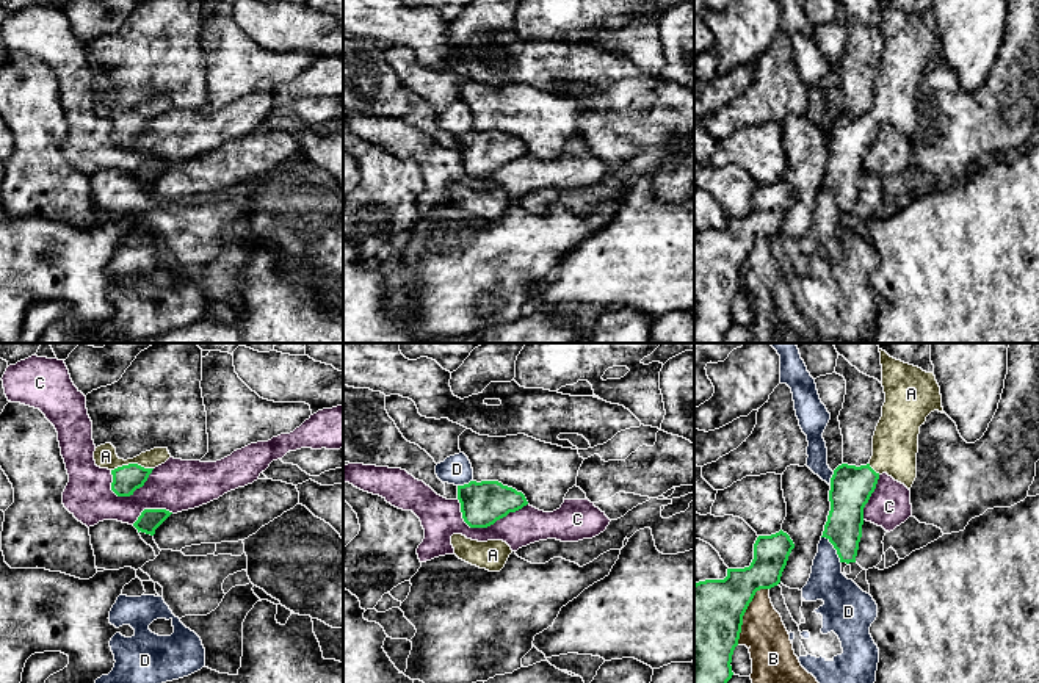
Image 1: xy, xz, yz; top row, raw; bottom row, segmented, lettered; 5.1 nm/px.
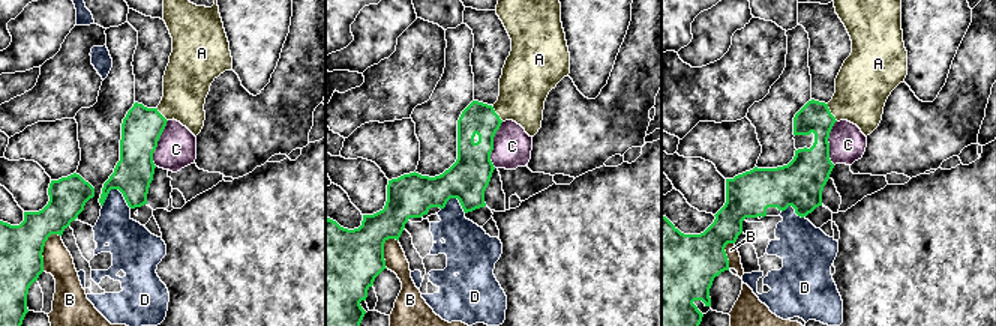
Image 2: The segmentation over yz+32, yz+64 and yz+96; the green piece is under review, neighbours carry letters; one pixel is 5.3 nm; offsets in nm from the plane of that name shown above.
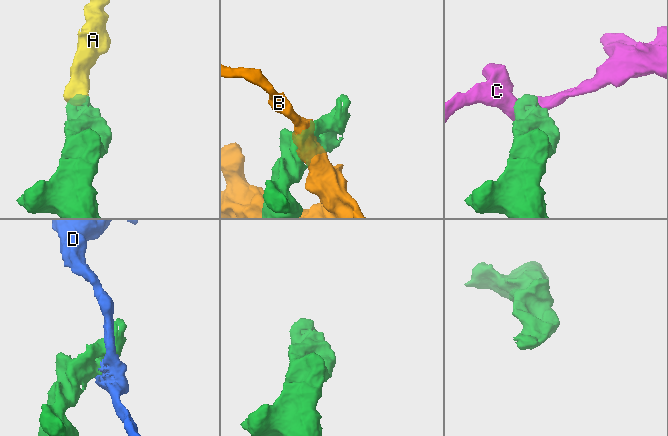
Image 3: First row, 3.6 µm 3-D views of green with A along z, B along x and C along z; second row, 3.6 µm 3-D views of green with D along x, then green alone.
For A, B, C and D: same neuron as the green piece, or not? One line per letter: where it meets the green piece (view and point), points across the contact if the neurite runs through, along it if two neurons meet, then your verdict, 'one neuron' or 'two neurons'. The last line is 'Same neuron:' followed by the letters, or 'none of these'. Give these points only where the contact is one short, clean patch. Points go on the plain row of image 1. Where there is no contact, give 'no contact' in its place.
A: xy (132, 113) | across xy (126, 129), (132, 121), (132, 113), (115, 113), (105, 105) | one neuron
B: yz (745, 260) | two neurons
C: xz (485, 176) | two neurons
D: yz (834, 196) | two neurons
Same neuron: A

